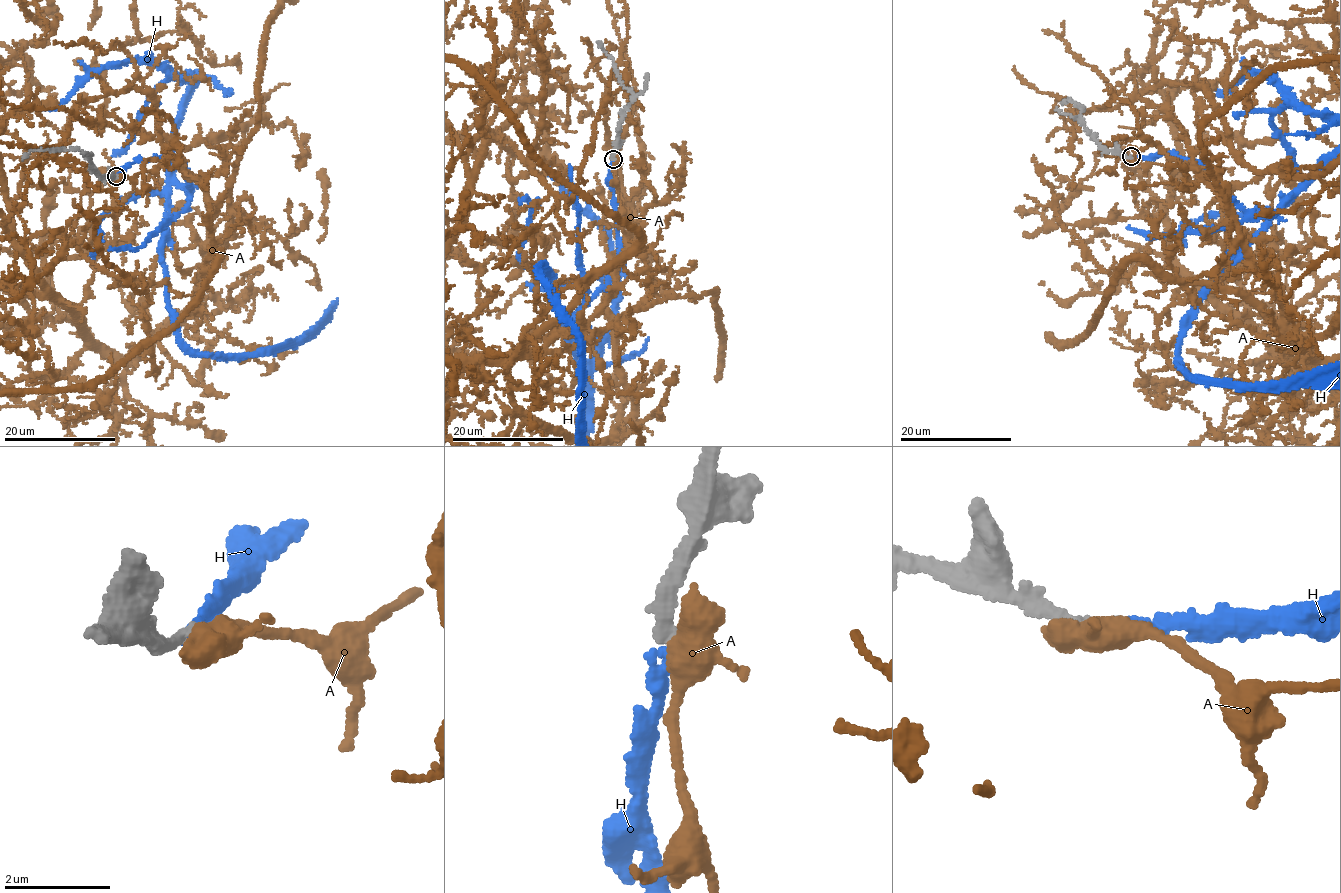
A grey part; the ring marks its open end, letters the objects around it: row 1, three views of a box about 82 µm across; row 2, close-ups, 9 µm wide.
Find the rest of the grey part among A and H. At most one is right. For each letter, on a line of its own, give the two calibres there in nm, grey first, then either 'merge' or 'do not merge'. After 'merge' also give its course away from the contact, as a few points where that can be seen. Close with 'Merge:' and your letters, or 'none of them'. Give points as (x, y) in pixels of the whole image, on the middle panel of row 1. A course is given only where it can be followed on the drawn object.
A: 240 nm thick on the grey side, 500 nm on the other; do not merge
H: 240 nm thick on the grey side, 220 nm on the other; merge
Merge: H

